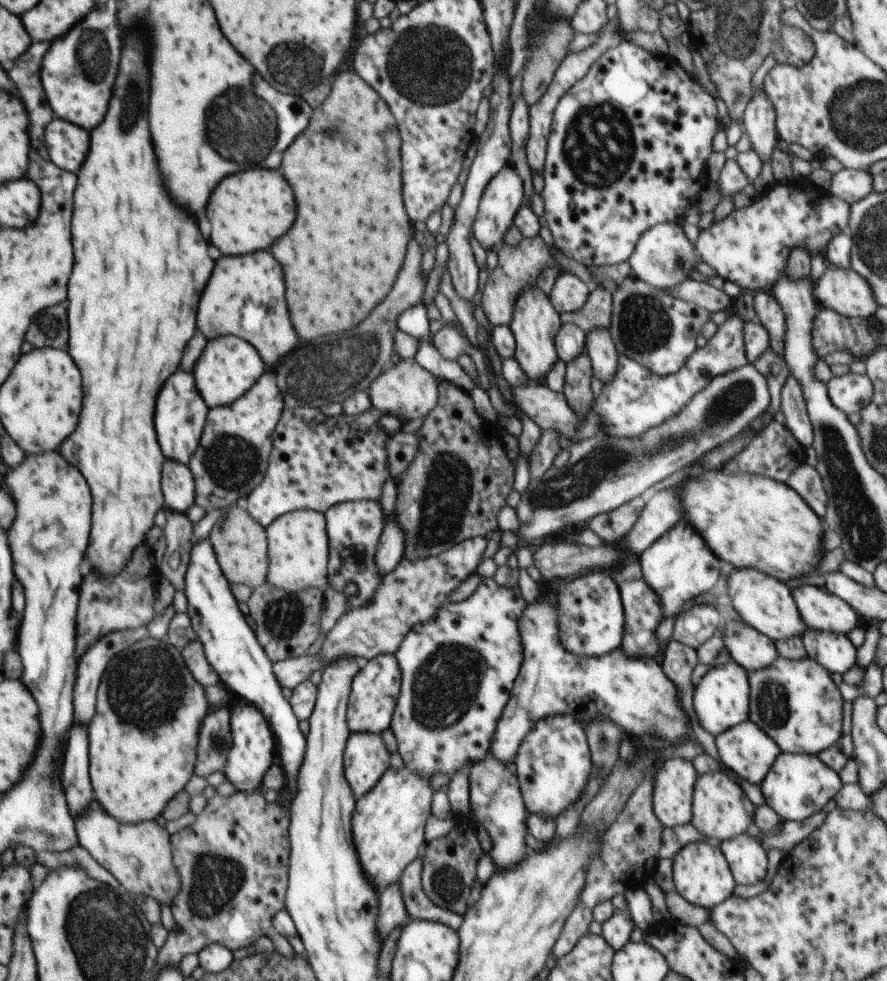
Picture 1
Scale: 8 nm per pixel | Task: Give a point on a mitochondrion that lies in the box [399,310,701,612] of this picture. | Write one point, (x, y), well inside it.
(448, 510)

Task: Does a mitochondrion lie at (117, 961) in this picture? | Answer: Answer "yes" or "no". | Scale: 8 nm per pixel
yes

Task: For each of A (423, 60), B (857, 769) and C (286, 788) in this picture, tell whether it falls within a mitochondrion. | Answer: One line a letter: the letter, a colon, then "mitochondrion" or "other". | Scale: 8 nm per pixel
A: mitochondrion
B: other
C: other

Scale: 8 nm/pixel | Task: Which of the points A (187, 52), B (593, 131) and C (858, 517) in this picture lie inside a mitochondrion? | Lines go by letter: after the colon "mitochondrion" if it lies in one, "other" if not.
A: other
B: mitochondrion
C: mitochondrion

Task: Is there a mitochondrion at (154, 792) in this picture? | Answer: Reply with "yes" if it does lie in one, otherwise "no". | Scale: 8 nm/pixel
no

